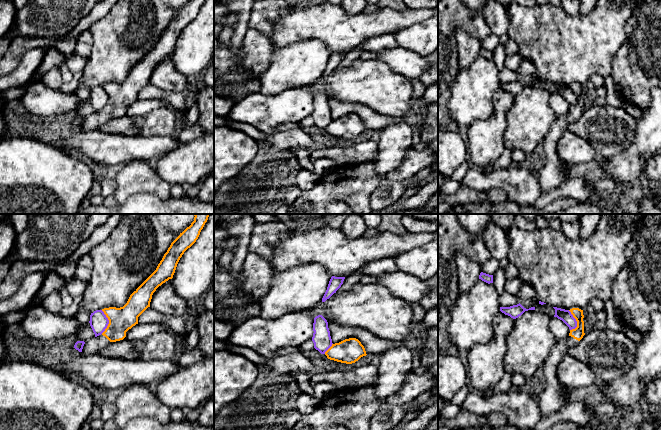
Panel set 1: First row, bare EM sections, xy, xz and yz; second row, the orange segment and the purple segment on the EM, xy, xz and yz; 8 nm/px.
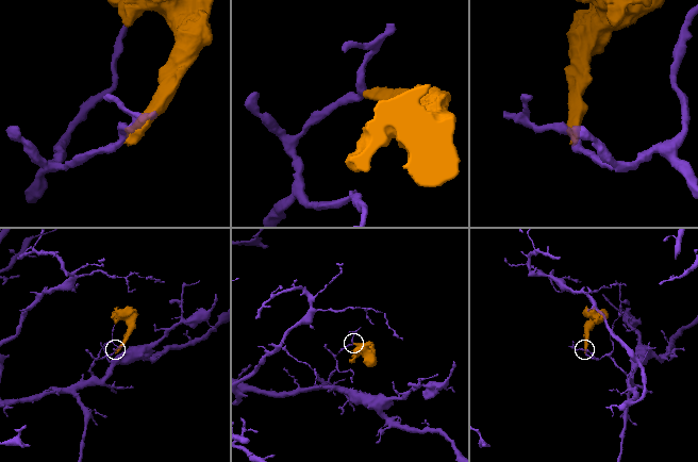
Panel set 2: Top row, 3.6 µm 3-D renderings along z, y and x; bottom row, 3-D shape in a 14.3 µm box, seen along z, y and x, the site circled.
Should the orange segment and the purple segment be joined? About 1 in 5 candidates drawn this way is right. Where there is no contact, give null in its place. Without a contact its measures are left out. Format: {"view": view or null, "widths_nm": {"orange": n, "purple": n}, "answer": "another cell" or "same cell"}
{"view": "xy", "widths_nm": {"orange": 200, "purple": 140}, "answer": "another cell"}

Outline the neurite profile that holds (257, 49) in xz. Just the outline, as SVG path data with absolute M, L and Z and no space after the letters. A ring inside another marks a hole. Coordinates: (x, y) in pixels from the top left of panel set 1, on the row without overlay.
M247 29L242 48L243 63L249 70L261 75L270 67L274 46L271 40L258 30Z

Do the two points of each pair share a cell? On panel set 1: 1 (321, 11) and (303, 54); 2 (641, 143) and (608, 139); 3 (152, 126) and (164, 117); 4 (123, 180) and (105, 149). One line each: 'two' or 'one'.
1: two
2: two
3: one
4: two

